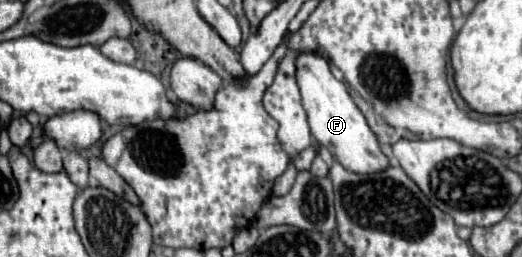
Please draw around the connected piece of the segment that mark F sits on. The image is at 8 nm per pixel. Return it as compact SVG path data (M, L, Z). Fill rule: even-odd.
M300 52L296 56L296 82L302 96L302 106L308 114L308 124L320 146L328 148L344 168L350 172L380 172L390 166L390 160L382 154L374 132L368 128L362 112L352 102L348 88L336 80L330 72L330 64L316 52Z

